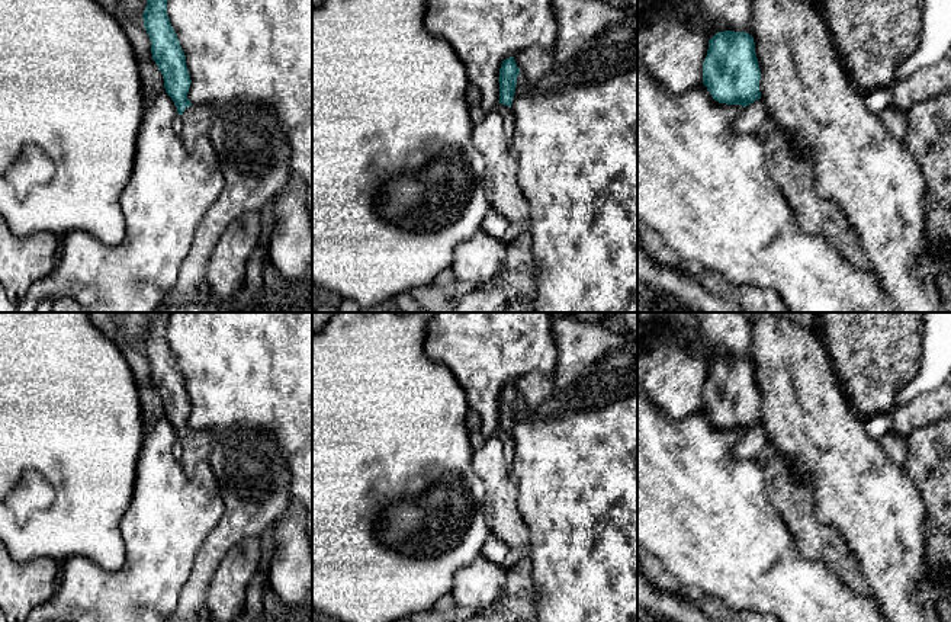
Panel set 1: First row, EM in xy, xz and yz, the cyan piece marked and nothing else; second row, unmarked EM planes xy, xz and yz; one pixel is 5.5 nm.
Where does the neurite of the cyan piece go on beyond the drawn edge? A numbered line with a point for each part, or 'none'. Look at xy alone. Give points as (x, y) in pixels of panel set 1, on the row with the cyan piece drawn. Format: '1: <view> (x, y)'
1: xy (198, 119)

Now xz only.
none

